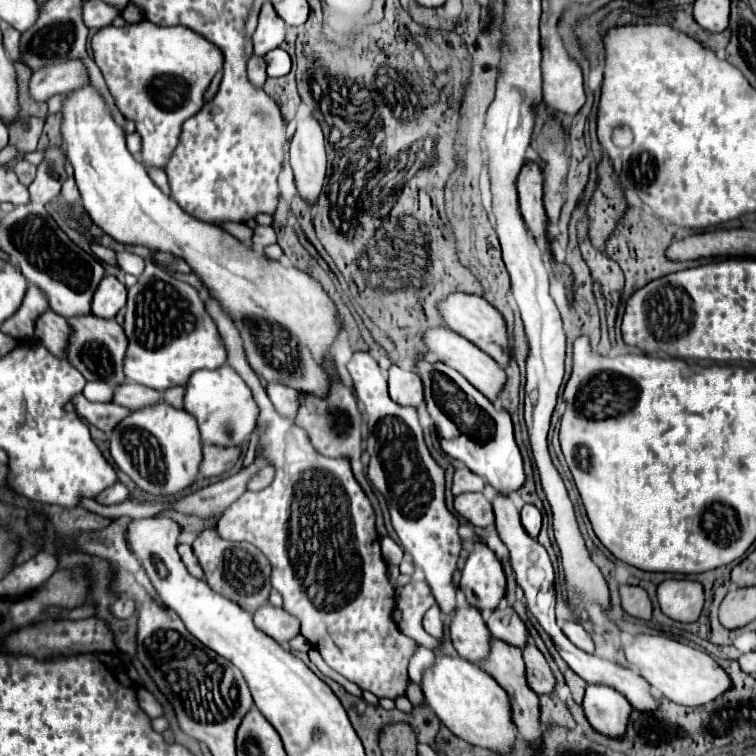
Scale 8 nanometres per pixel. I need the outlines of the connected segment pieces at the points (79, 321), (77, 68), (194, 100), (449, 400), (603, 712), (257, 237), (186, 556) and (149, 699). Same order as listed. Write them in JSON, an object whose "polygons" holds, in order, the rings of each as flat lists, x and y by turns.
{"polygons":[[[81,315,69,319,73,327,69,351,67,351,67,361,81,371,81,375,87,381,103,381,113,387,125,383,125,373,123,373,123,361,125,361,125,349,129,347,129,341,123,333,123,327,115,319,101,319,97,315]],[[63,61,61,65,45,65,31,77,31,95,37,101,47,101,51,95,69,93,89,83,89,73,81,61]],[[151,21,127,23,123,27,107,25,93,35,91,47,95,53,95,63,101,69,119,111,125,115,125,119,135,121,137,131,143,137,143,149,141,149,143,163,165,167,167,159,177,147,183,121,187,121,203,107,203,93,209,87,213,75,223,67,221,49,187,27,179,27,179,25,161,27,161,25,153,25]],[[419,355,415,371,423,381,427,411,429,411,431,419,435,421,435,429,439,433,443,451,447,455,459,459,461,463,465,463,473,473,481,475,495,491,501,491,501,493,517,491,525,481,525,473,523,473,523,459,521,459,519,447,517,447,515,437,513,437,513,423,511,423,509,413,505,409,497,411,495,405,483,393,479,393,461,373,457,373,455,369,451,369,451,367,439,363,439,361,429,363,425,357]],[[587,685,585,699,583,699,583,711,585,711,585,719,589,721,589,725,593,725,593,729,597,729,597,733,605,737,625,735,625,725,629,725,629,717,631,717,631,705,619,691,605,687,605,685]],[[257,225,255,227,255,235,253,235,253,245,263,249,267,245,273,245,277,243,277,235,273,231,273,227,263,227,263,225]],[[179,543,179,545,177,545,177,551,179,551,179,555,181,555,185,567,189,569,189,573,195,575,195,577,199,577,199,579,203,579,203,569,199,567,197,557,195,557,191,545,187,545,187,543]],[[139,687,139,693,137,693,137,695,139,695,139,705,141,705,141,709,143,709,151,719,163,715,163,707,161,707,161,703,159,703,147,689]]]}

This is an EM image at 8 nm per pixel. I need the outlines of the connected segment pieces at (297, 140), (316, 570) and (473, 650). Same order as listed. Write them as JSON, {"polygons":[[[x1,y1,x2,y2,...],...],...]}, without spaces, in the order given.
{"polygons":[[[307,117,299,123,295,137,291,141,291,169,295,175,295,187,309,205,317,203,323,189,327,157,323,145,323,133,315,117]],[[207,299,207,311,217,323,217,329,227,347,227,363,245,379,245,383,253,389,255,401,261,407,259,423,267,425,265,433,259,441,263,445,263,455,271,461,277,475,275,481,263,491,245,491,217,523,217,533,229,541,247,541,255,545,271,563,271,585,283,597,283,609,301,621,301,635,315,647,323,661,347,677,349,681,357,683,361,689,371,691,377,697,397,699,405,695,409,685,407,665,413,657,417,643,403,635,399,627,393,623,391,615,395,609,395,587,387,579,387,563,381,557,379,537,375,531,375,511,359,483,355,481,349,461,345,459,329,459,319,455,313,445,309,443,303,429,295,425,293,419,281,417,273,403,269,401,259,377,253,373,245,359,245,351,241,345,241,337,235,329,231,317,219,307,217,301]],[[457,607,449,631,457,653,469,663,477,665,489,655,489,641,493,637,475,607]]]}

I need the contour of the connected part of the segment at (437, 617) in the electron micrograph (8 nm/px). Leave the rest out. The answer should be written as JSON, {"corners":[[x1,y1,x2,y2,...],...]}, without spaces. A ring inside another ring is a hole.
{"corners":[[433,605,425,617,423,617,423,627,429,635,441,639,443,637,443,619,441,619,441,609,437,605]]}

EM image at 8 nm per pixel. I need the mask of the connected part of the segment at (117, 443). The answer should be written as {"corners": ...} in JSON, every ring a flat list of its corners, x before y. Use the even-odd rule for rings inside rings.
{"corners":[[157,403,133,411,111,433,111,457,115,465,129,475,139,489,159,499,177,495,191,487,199,475,203,443,197,429,197,419,185,409,175,409,167,403]]}

